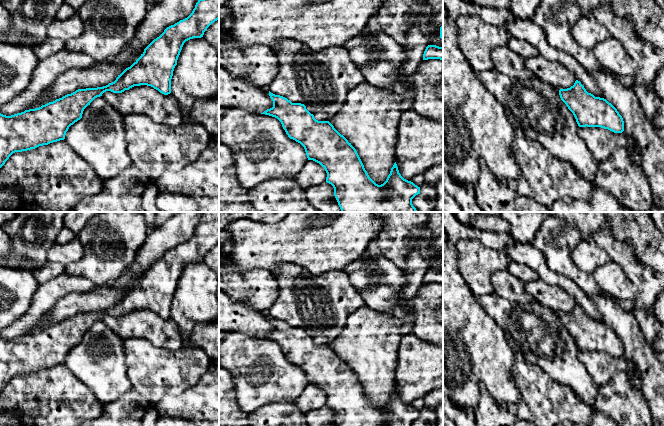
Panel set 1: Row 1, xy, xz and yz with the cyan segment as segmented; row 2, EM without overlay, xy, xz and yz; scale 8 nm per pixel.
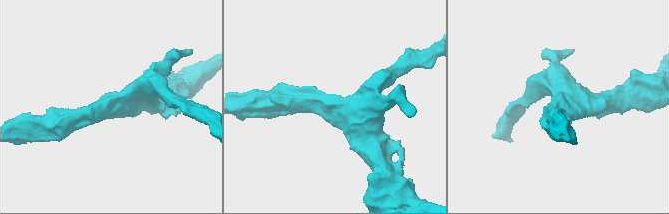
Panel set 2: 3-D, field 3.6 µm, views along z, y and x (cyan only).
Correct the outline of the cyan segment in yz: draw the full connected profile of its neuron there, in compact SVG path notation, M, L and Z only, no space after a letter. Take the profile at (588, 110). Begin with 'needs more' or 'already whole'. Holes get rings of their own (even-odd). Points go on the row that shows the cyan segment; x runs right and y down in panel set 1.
already whole | M576 80L570 88L560 89L559 95L573 113L579 127L601 127L614 133L622 133L624 131L624 121L617 109L606 99L595 97L593 94L588 93L580 81Z

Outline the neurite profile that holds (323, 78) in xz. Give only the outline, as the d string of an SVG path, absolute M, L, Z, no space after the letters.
M285 39L273 52L279 69L269 91L304 104L318 121L329 121L343 106L347 93L365 81L345 47L312 51L302 42Z

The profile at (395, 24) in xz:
M384 0L376 14L380 30L391 36L402 48L405 34L410 25L419 25L423 33L429 37L428 45L443 47L440 28L430 26L430 18L434 10L426 0Z

